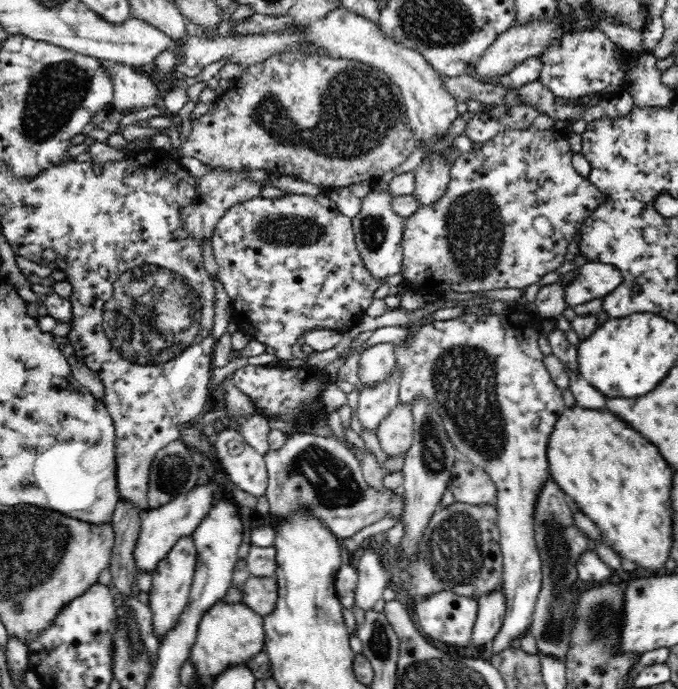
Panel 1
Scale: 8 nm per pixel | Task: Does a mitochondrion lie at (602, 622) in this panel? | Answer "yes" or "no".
yes

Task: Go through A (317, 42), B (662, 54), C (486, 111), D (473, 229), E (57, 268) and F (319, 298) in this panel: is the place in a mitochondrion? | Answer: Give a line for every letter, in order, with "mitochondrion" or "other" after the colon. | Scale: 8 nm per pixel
A: other
B: other
C: other
D: mitochondrion
E: other
F: other

